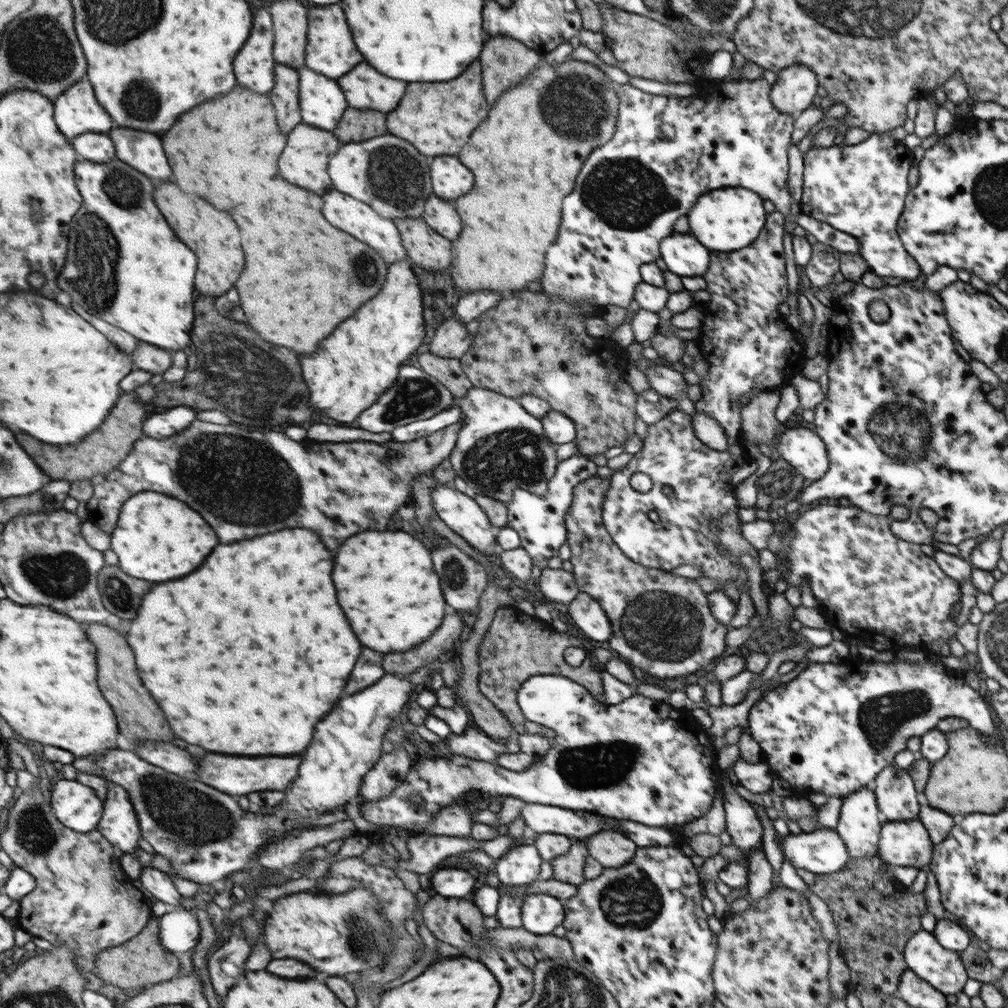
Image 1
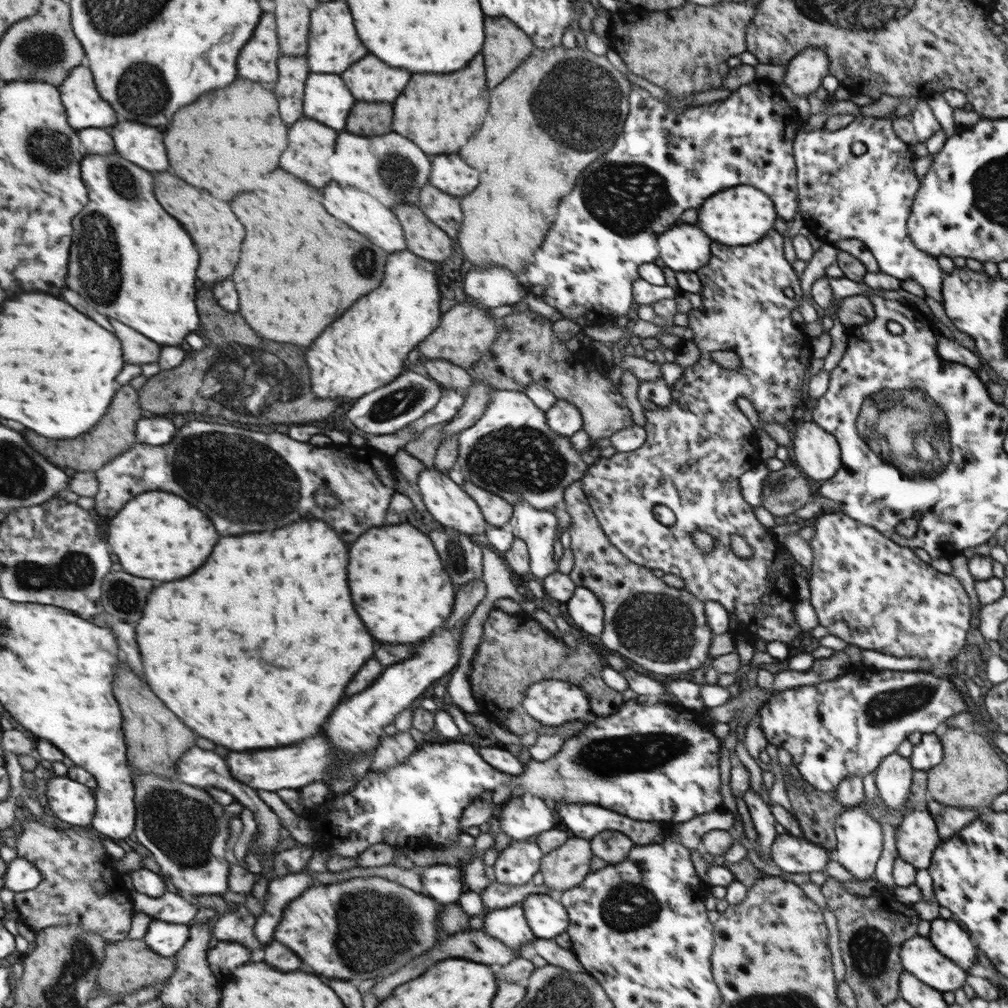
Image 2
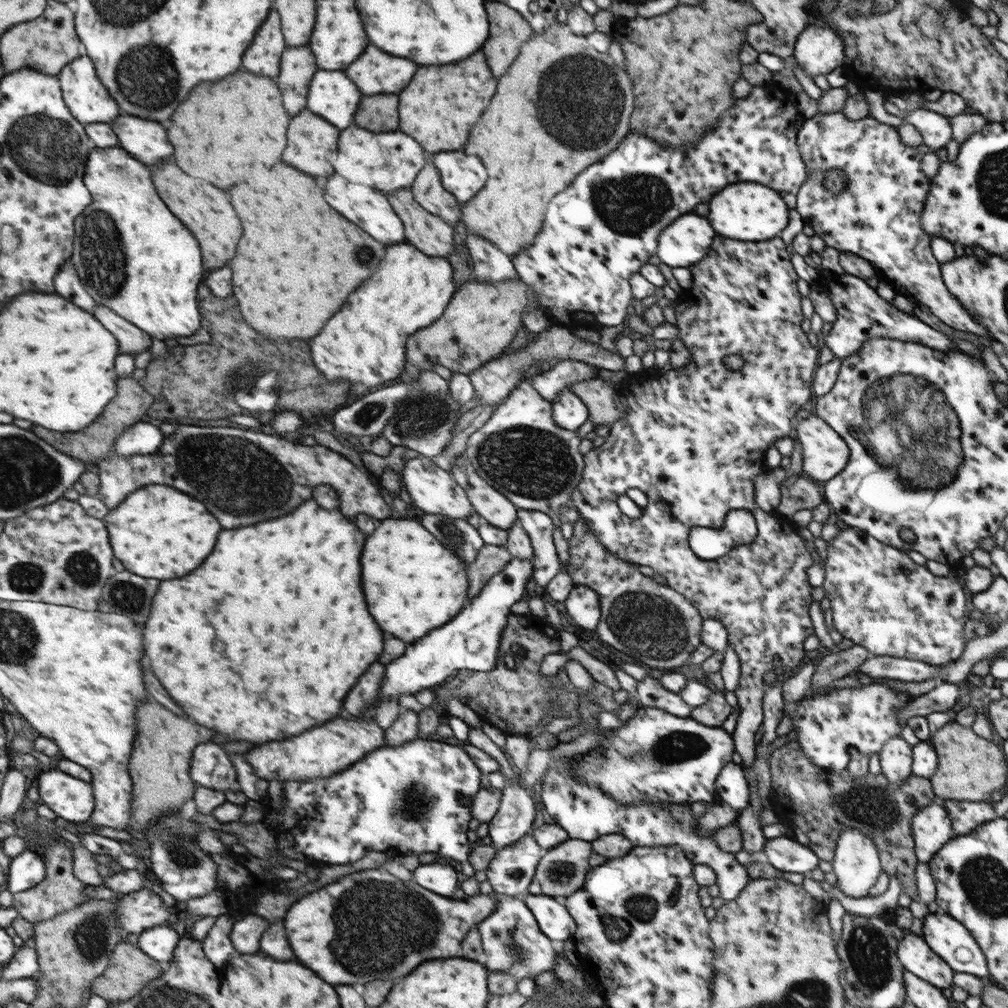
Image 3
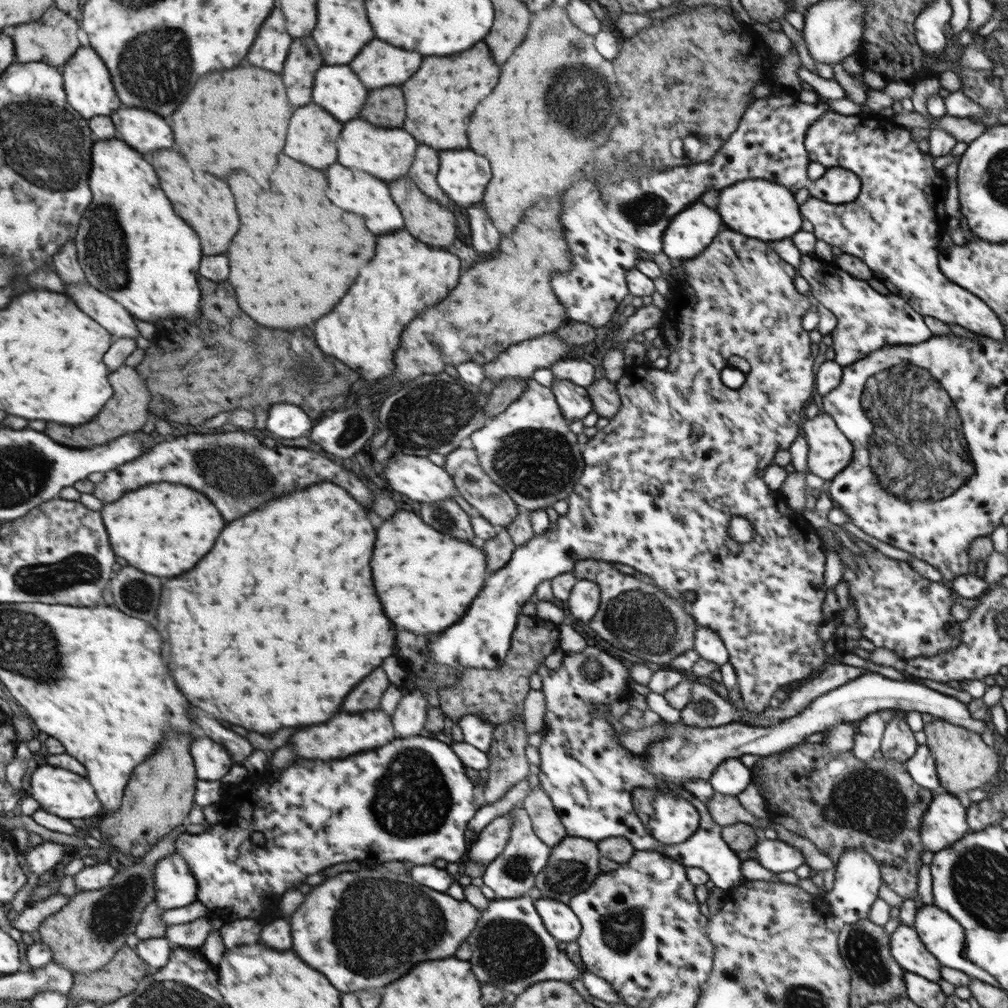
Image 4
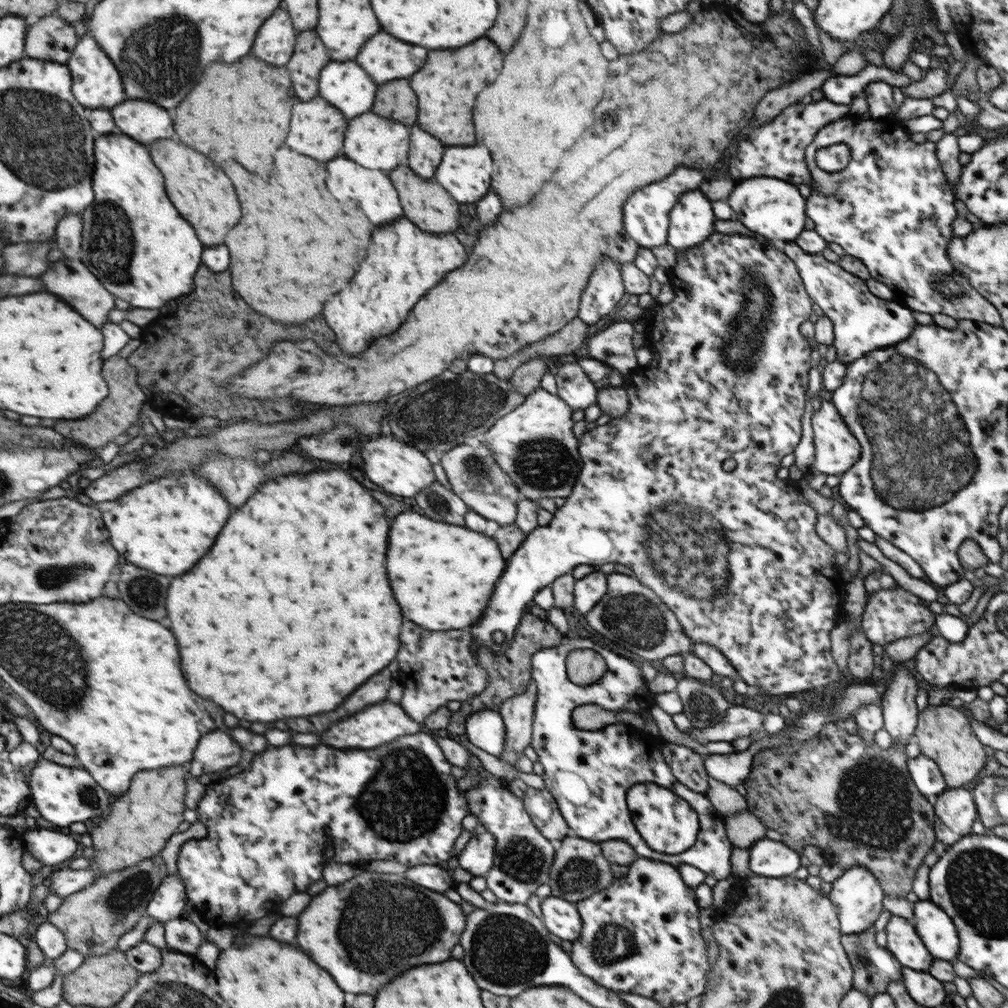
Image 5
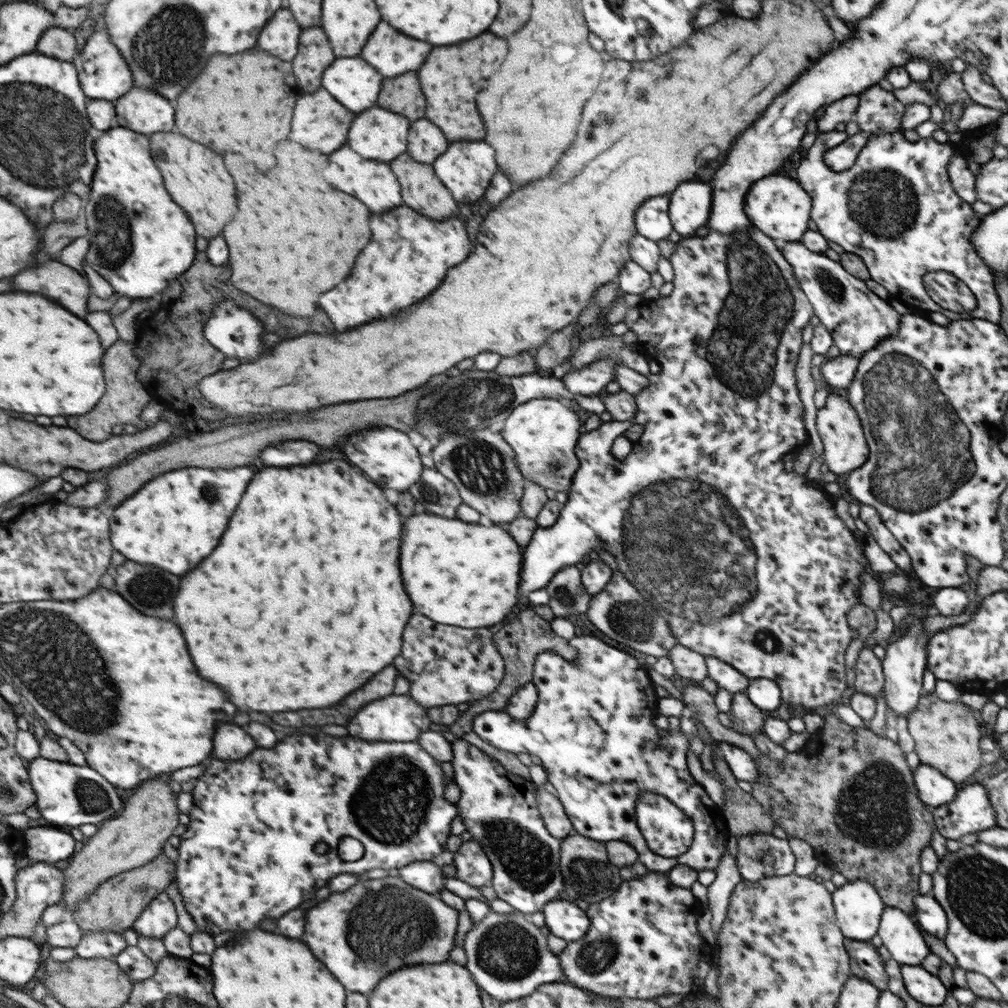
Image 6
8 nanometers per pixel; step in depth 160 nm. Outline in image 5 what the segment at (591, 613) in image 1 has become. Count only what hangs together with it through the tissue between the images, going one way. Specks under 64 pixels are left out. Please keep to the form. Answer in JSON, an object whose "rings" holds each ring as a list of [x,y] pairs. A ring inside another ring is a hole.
{"rings":[[[595,569],[575,582],[575,588],[573,588],[575,608],[584,616],[595,603],[599,602],[605,591],[606,574]]]}

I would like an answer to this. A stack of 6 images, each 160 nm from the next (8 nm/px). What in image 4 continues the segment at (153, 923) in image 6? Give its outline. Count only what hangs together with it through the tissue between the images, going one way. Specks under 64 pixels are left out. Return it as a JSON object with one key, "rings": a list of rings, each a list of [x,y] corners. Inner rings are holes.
{"rings":[[[181,854],[159,861],[155,871],[155,901],[163,911],[189,906],[199,899],[199,881]]]}

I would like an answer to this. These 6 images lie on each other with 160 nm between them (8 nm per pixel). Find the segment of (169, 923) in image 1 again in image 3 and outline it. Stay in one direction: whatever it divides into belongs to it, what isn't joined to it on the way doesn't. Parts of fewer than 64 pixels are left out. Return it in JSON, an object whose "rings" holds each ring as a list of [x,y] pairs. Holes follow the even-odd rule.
{"rings":[[[170,925],[154,926],[139,935],[137,945],[143,949],[151,958],[159,962],[173,960],[177,945],[181,937],[177,930],[173,930]]]}

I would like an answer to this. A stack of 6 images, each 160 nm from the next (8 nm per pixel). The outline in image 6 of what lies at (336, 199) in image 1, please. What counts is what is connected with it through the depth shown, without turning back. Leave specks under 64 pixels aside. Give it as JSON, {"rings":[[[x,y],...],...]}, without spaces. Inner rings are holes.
{"rings":[[[349,146],[339,148],[339,152],[331,154],[331,164],[327,168],[327,180],[331,180],[335,184],[335,188],[339,188],[339,190],[349,192],[351,196],[359,196],[359,200],[363,200],[363,204],[367,204],[367,208],[371,208],[371,212],[375,212],[375,214],[381,214],[387,208],[395,208],[401,204],[400,184],[397,184],[398,180],[389,169],[388,163],[363,160]]]}

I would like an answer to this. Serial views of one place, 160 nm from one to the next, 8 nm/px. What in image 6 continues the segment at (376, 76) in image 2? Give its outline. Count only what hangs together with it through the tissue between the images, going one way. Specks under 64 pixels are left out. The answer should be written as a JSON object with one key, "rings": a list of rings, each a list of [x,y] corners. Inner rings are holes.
{"rings":[[[383,22],[379,28],[375,28],[375,36],[367,40],[367,48],[363,48],[363,60],[371,60],[371,64],[383,72],[383,76],[393,78],[397,72],[417,70],[429,50],[431,44],[403,36]]]}

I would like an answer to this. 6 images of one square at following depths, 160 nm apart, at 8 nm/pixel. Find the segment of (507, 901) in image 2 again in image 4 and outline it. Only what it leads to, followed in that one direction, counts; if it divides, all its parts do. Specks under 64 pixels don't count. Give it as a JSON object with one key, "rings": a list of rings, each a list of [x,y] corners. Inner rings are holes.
{"rings":[[[349,870],[317,886],[309,894],[309,900],[293,914],[293,948],[307,964],[319,968],[341,992],[379,988],[407,974],[411,962],[417,964],[453,956],[461,944],[457,940],[465,941],[477,926],[479,914],[482,912],[467,901],[453,900],[407,876],[381,870]],[[319,910],[331,914],[315,914]]]}

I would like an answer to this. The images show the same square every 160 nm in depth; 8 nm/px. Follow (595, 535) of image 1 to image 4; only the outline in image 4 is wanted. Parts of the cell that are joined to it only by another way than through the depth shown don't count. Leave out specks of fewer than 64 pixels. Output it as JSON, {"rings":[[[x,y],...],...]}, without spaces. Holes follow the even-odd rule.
{"rings":[[[577,560],[571,572],[580,579],[595,582],[600,588],[598,611],[588,620],[588,626],[616,649],[655,664],[667,664],[667,660],[694,649],[697,625],[680,600],[673,600],[654,584],[623,574],[615,569],[613,563],[602,560]]]}

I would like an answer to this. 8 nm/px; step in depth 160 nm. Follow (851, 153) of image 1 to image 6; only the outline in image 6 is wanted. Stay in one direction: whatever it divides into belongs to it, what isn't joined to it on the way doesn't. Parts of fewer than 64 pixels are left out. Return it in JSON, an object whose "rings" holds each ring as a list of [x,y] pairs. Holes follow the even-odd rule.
{"rings":[[[835,129],[819,133],[819,140],[805,150],[795,165],[797,180],[815,196],[815,212],[811,220],[817,224],[817,232],[835,242],[845,252],[857,255],[866,266],[870,279],[883,286],[889,296],[911,296],[915,305],[924,310],[939,312],[950,321],[981,319],[998,324],[1001,314],[999,297],[994,289],[995,276],[972,245],[971,238],[980,221],[972,206],[957,196],[947,177],[947,165],[956,154],[952,144],[937,143],[931,137],[905,142],[905,138],[893,131],[872,134],[865,146],[857,153],[855,162],[843,172],[831,172],[824,163],[824,152],[841,144],[848,136]],[[942,270],[958,278],[974,294],[976,305],[967,312],[951,312],[937,306],[924,290],[923,275]]]}

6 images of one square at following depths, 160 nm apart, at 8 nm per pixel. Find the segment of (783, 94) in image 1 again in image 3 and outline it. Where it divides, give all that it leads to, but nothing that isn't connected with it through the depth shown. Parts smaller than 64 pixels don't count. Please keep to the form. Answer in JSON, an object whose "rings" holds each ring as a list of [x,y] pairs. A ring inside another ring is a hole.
{"rings":[[[821,19],[809,24],[794,45],[793,57],[811,78],[831,72],[841,66],[844,59],[844,42],[838,29],[831,28]]]}

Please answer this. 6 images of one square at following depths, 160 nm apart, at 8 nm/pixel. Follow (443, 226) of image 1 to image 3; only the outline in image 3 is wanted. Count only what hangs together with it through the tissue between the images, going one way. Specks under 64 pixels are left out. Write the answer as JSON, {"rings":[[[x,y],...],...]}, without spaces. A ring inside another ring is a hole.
{"rings":[[[427,162],[427,168],[419,172],[419,180],[414,180],[409,189],[427,212],[440,216],[451,228],[459,220],[459,206],[455,197],[441,184],[437,168],[431,162]]]}

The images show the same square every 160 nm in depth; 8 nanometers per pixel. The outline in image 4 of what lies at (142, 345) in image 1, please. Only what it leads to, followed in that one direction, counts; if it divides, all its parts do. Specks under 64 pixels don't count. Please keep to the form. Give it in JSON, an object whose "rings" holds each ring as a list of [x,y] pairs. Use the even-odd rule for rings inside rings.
{"rings":[[[89,284],[67,286],[67,294],[71,294],[79,308],[99,320],[99,324],[103,324],[111,334],[119,338],[138,338],[139,328],[133,320],[134,316],[118,300],[113,300]]]}

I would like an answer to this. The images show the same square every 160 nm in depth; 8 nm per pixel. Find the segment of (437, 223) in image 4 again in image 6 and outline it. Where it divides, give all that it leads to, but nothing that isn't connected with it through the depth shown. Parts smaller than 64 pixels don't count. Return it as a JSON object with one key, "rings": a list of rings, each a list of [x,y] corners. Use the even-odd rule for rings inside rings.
{"rings":[[[402,152],[388,164],[403,180],[403,204],[415,212],[423,212],[423,216],[431,216],[431,220],[457,216],[458,203],[442,181],[435,178],[431,166],[413,160],[408,152]]]}

